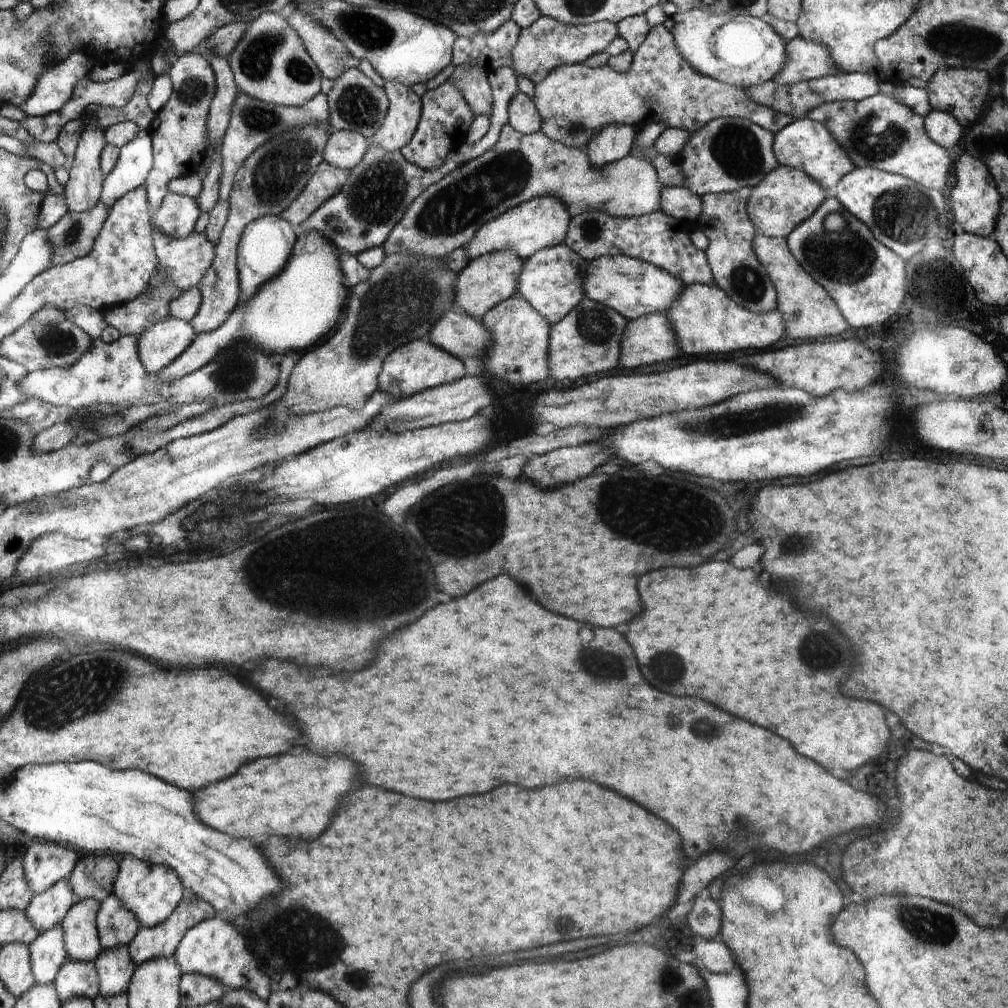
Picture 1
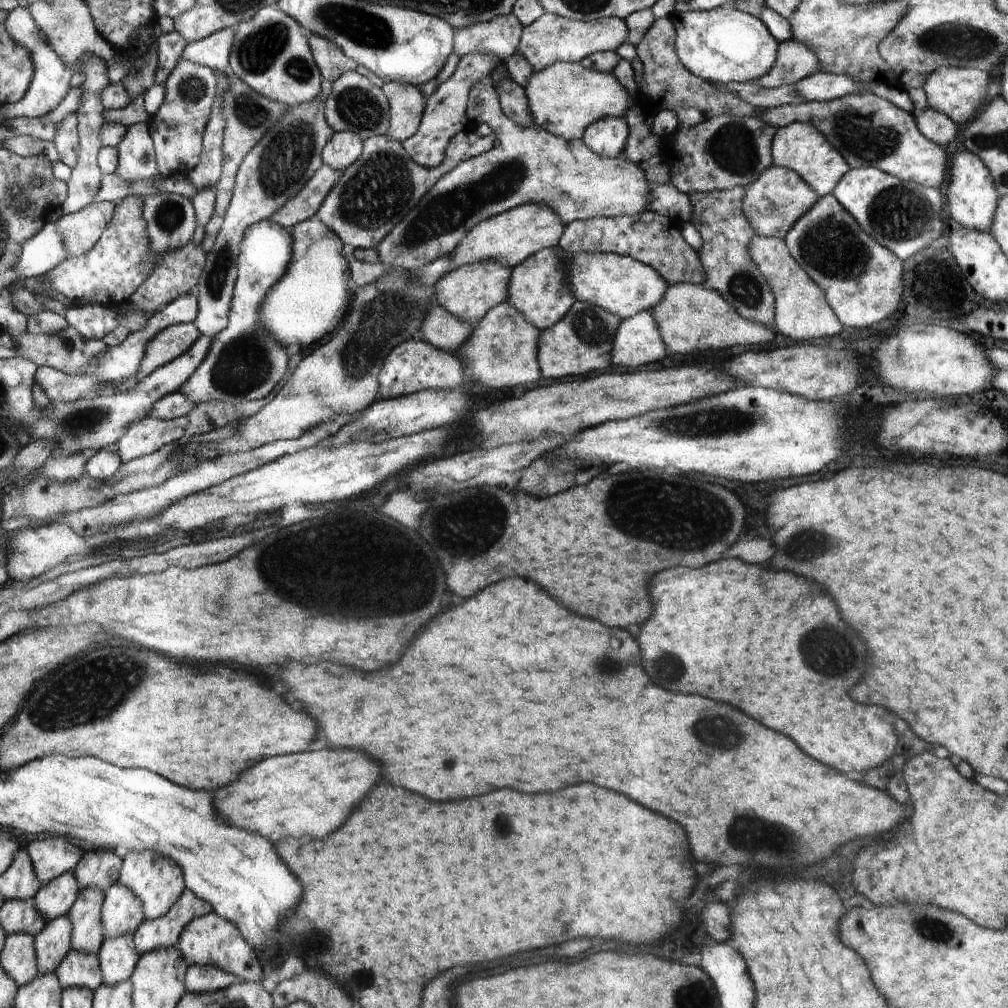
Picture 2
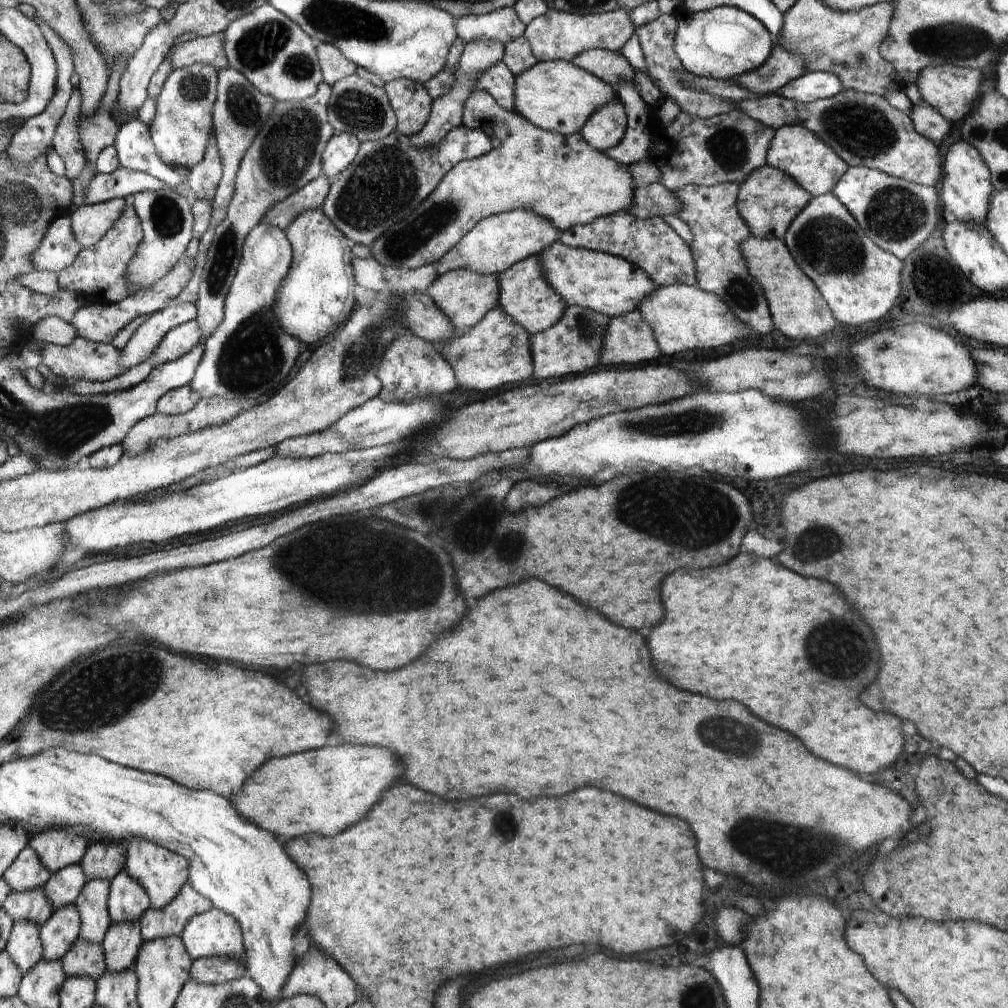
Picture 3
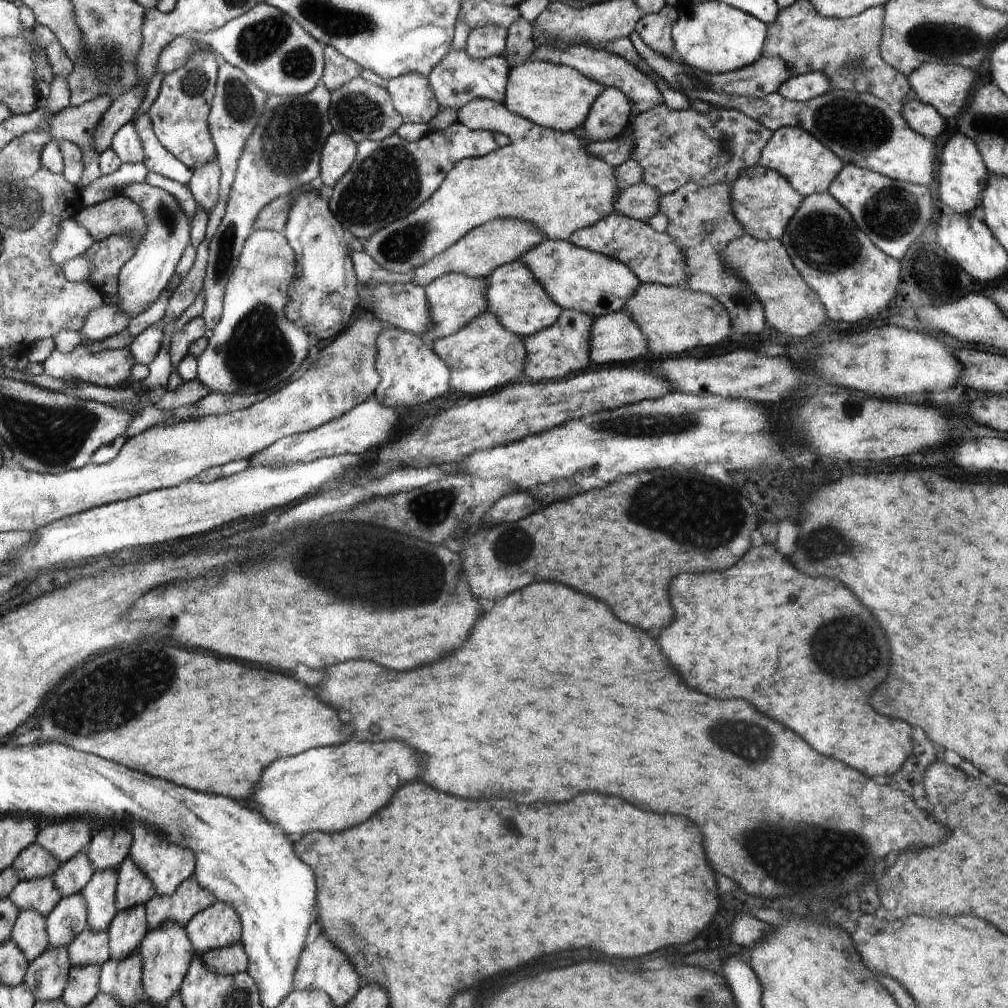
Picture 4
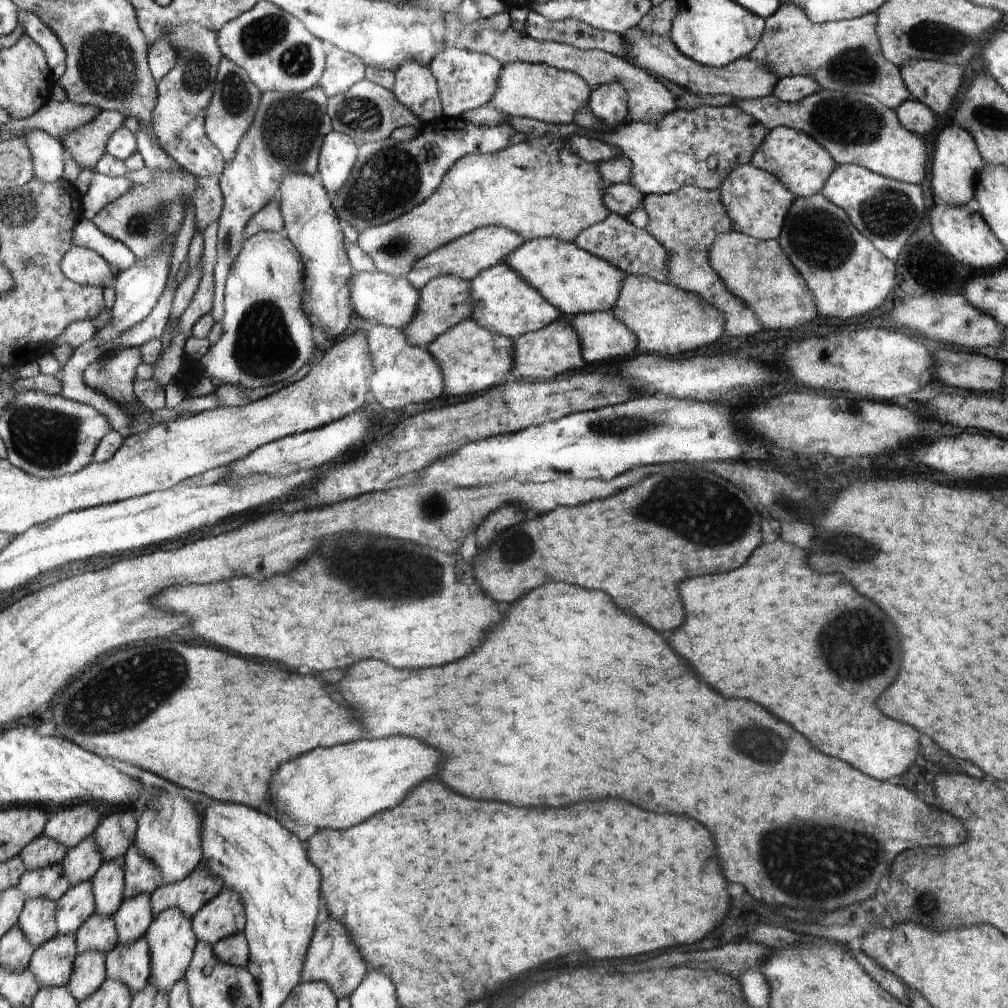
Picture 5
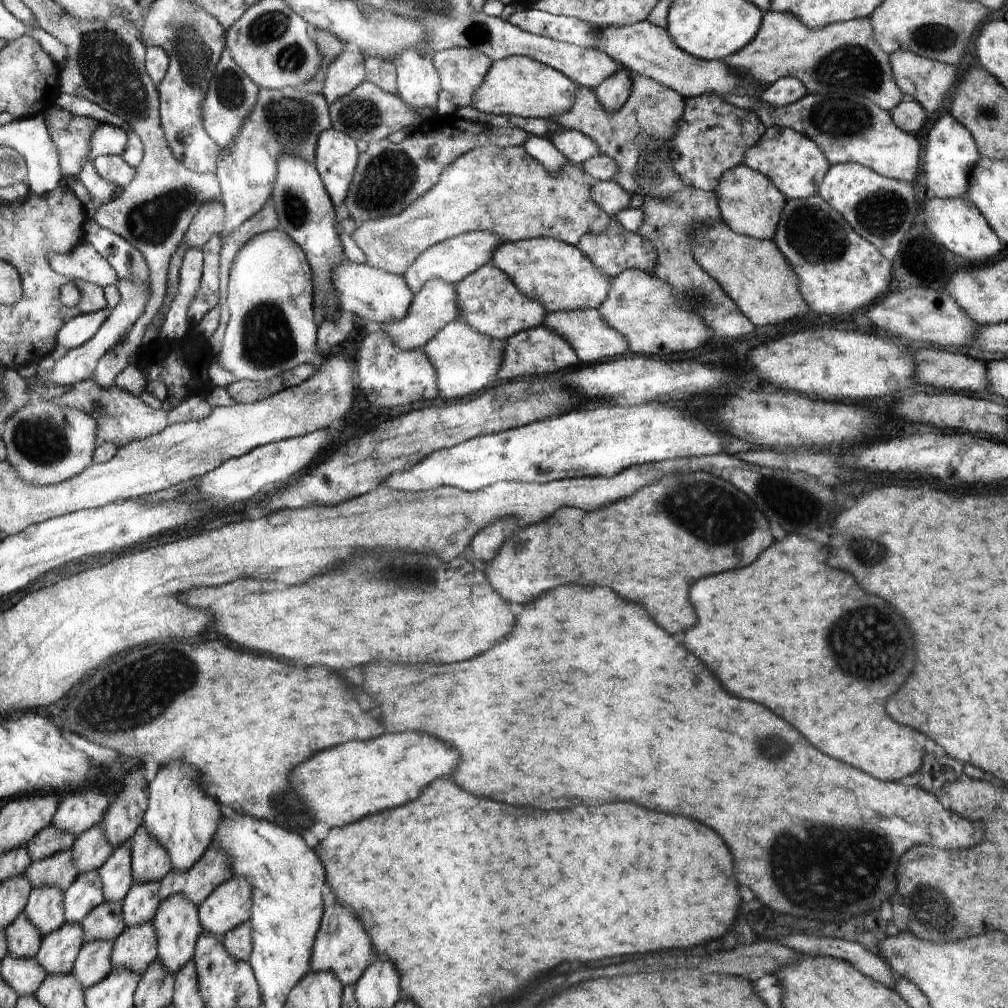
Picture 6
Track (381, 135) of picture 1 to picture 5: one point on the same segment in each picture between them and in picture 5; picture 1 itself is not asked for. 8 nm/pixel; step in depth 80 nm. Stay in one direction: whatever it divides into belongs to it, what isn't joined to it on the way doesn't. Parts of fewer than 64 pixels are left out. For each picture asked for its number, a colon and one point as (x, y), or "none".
2: (407, 104)
3: (412, 103)
4: (414, 97)
5: (416, 87)

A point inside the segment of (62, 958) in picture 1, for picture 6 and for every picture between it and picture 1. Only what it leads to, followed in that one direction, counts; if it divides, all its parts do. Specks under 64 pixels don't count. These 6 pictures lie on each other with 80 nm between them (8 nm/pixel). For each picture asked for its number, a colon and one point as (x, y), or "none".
2: (53, 942)
3: (59, 933)
4: (69, 917)
5: (77, 903)
6: (85, 893)

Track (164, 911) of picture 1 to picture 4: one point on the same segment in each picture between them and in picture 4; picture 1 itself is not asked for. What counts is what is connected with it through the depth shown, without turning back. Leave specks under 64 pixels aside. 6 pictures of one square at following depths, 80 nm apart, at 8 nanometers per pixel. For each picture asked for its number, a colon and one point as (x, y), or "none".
2: (155, 878)
3: (162, 872)
4: (168, 864)

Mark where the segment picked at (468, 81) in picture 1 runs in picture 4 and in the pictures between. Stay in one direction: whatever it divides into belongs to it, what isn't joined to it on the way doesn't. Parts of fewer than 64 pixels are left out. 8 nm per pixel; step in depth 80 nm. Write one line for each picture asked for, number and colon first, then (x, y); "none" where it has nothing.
2: (531, 165)
3: (565, 180)
4: (545, 177)

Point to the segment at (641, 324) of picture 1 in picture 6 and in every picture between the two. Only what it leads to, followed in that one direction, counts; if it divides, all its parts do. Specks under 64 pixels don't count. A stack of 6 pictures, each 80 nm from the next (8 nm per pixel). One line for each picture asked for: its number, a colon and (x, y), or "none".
2: (638, 342)
3: (628, 341)
4: (616, 337)
5: (602, 336)
6: (588, 333)

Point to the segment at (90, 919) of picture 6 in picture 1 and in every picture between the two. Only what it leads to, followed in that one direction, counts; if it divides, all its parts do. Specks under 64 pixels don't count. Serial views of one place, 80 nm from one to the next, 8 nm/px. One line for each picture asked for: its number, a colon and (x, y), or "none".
1: (74, 978)
2: (78, 969)
3: (84, 958)
4: (90, 947)
5: (98, 932)

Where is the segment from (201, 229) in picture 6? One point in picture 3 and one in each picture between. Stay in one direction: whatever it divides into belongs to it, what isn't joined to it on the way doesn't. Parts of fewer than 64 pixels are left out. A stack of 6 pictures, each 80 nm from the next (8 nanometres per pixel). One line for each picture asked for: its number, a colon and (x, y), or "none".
3: (203, 179)
4: (204, 184)
5: (208, 204)

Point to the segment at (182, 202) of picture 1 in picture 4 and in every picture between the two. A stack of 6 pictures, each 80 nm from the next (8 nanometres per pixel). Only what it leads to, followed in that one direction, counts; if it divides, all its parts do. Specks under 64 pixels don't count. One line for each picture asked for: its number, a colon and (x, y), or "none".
2: (170, 218)
3: (166, 218)
4: (150, 269)

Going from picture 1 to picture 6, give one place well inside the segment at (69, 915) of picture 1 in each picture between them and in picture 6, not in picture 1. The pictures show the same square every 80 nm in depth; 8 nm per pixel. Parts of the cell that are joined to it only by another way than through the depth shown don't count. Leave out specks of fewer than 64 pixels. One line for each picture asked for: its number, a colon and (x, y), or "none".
2: (87, 935)
3: (92, 903)
4: (100, 891)
5: (108, 883)
6: (116, 874)

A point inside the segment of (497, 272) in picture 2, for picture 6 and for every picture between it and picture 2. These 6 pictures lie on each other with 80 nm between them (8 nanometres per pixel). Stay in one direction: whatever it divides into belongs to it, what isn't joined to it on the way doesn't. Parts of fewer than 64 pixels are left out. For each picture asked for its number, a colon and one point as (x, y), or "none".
3: (464, 296)
4: (455, 299)
5: (445, 301)
6: (435, 305)

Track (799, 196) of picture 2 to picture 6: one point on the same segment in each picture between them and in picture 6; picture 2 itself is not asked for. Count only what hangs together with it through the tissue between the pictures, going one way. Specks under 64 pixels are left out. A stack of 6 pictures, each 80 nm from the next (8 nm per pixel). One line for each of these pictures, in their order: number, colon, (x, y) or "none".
3: (770, 199)
4: (764, 202)
5: (757, 203)
6: (750, 203)

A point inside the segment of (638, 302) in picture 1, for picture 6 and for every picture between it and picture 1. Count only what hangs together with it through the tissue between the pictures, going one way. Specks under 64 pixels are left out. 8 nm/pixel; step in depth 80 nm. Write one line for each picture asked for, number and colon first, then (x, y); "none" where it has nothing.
2: (622, 285)
3: (610, 285)
4: (577, 279)
5: (574, 281)
6: (560, 276)

